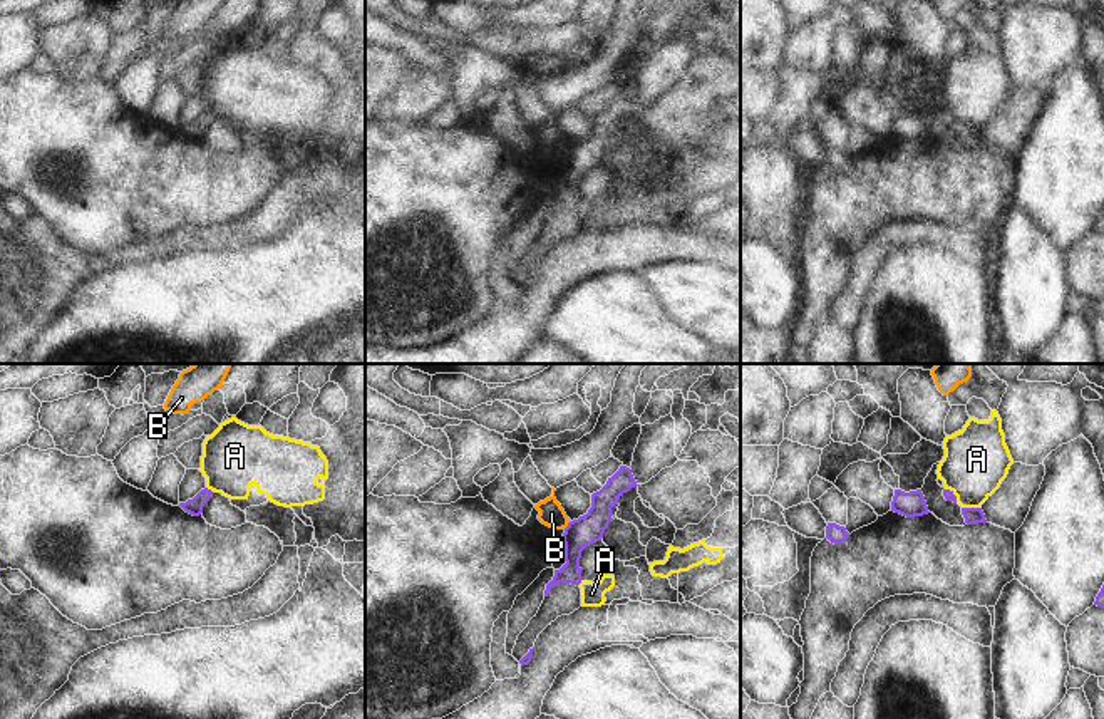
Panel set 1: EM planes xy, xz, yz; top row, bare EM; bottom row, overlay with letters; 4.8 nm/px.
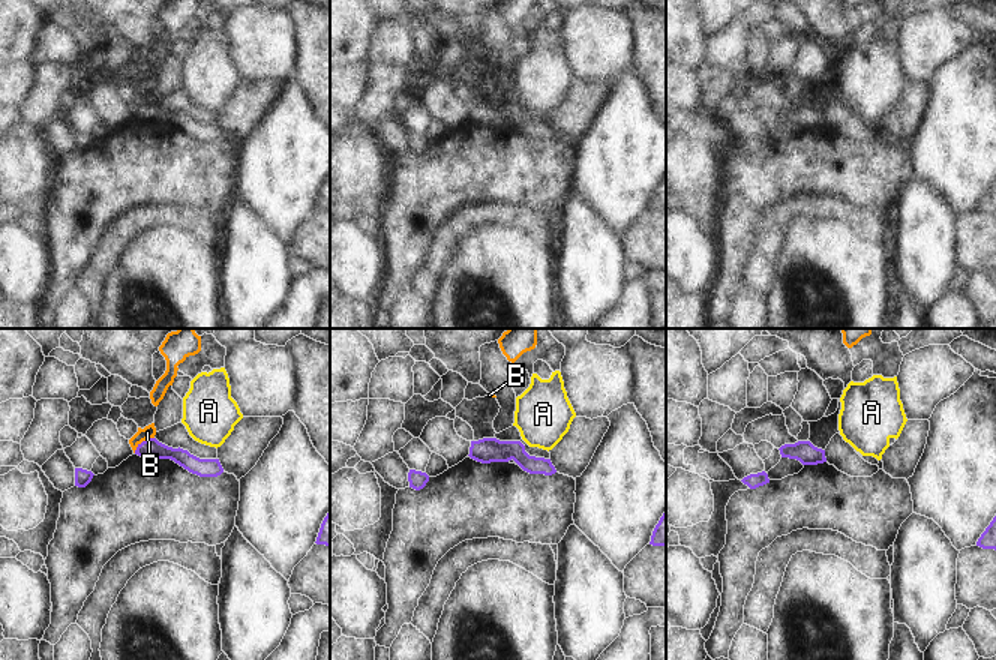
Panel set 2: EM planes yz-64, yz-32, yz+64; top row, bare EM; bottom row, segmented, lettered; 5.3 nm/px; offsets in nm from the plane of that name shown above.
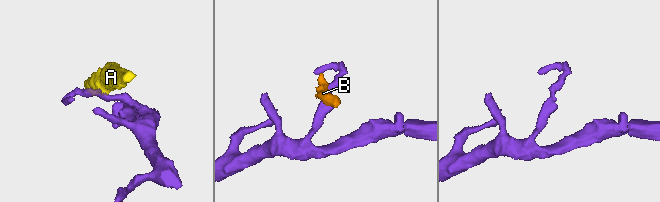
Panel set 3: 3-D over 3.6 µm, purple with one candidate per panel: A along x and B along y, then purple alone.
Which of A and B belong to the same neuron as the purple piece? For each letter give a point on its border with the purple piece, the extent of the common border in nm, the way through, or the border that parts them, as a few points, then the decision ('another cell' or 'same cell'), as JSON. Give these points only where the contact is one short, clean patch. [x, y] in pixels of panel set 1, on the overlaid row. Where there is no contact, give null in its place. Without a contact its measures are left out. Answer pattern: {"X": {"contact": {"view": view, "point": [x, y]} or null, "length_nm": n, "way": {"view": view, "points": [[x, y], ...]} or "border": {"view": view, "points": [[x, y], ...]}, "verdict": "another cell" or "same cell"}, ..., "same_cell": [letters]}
{"A": {"contact": {"view": "yz", "point": [972, 508]}, "length_nm": 100, "border": {"view": "yz", "points": [[962, 506], [980, 508]]}, "verdict": "another cell"}, "B": {"contact": {"view": "xz", "point": [567, 527]}, "length_nm": 40, "border": {"view": "xz", "points": [[568, 523], [565, 528]]}, "verdict": "another cell"}, "same_cell": []}

